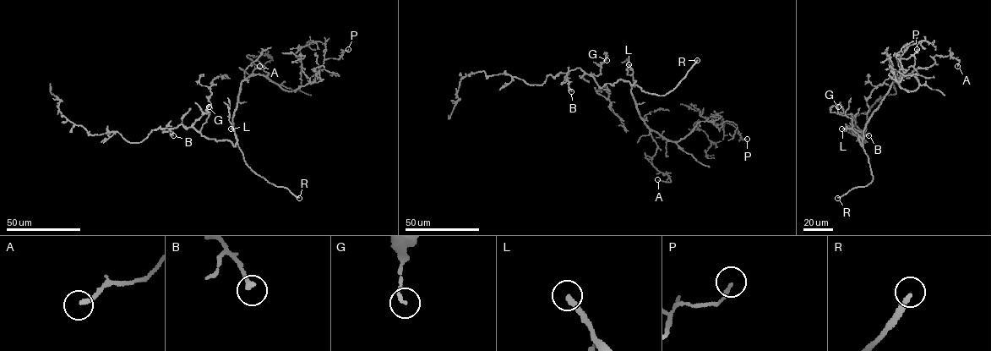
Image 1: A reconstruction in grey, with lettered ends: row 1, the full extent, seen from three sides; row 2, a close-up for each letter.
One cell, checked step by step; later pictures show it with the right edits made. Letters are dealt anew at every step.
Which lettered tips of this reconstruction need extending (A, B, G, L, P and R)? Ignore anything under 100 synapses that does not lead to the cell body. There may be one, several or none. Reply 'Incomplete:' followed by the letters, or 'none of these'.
Incomplete: L, R

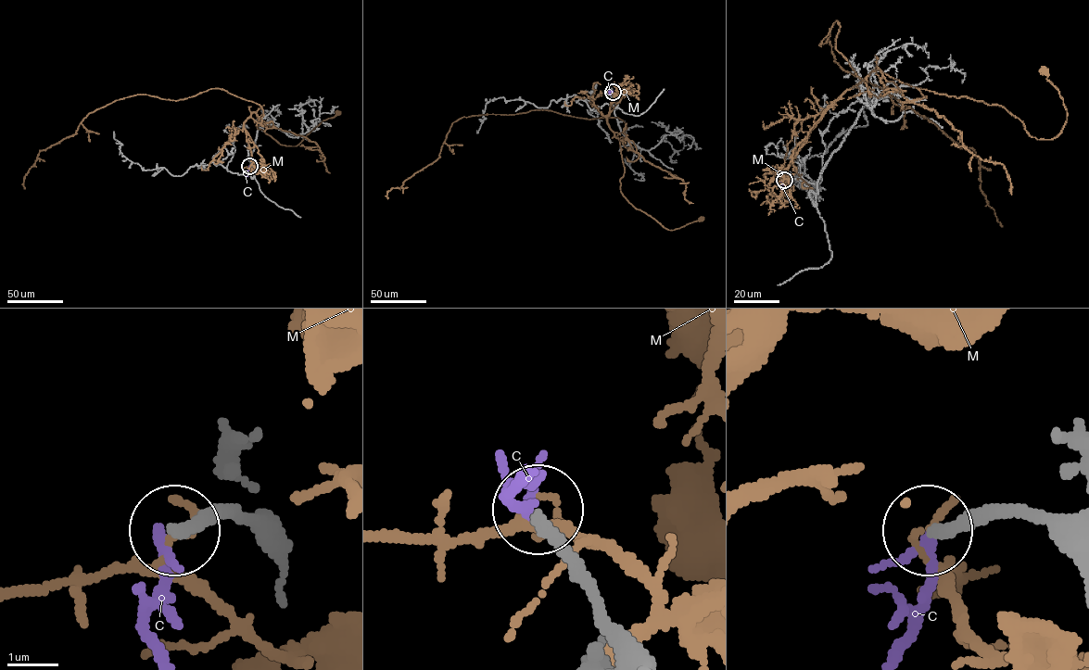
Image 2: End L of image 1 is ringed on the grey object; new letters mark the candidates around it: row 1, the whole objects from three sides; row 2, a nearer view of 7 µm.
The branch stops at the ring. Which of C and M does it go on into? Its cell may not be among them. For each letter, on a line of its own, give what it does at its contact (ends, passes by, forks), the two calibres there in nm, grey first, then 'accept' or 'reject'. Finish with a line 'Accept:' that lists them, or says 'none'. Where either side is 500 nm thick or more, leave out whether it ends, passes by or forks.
C: it passes by | 280/190 nm | reject
M: it ends | 320/150 nm | reject
Accept: none

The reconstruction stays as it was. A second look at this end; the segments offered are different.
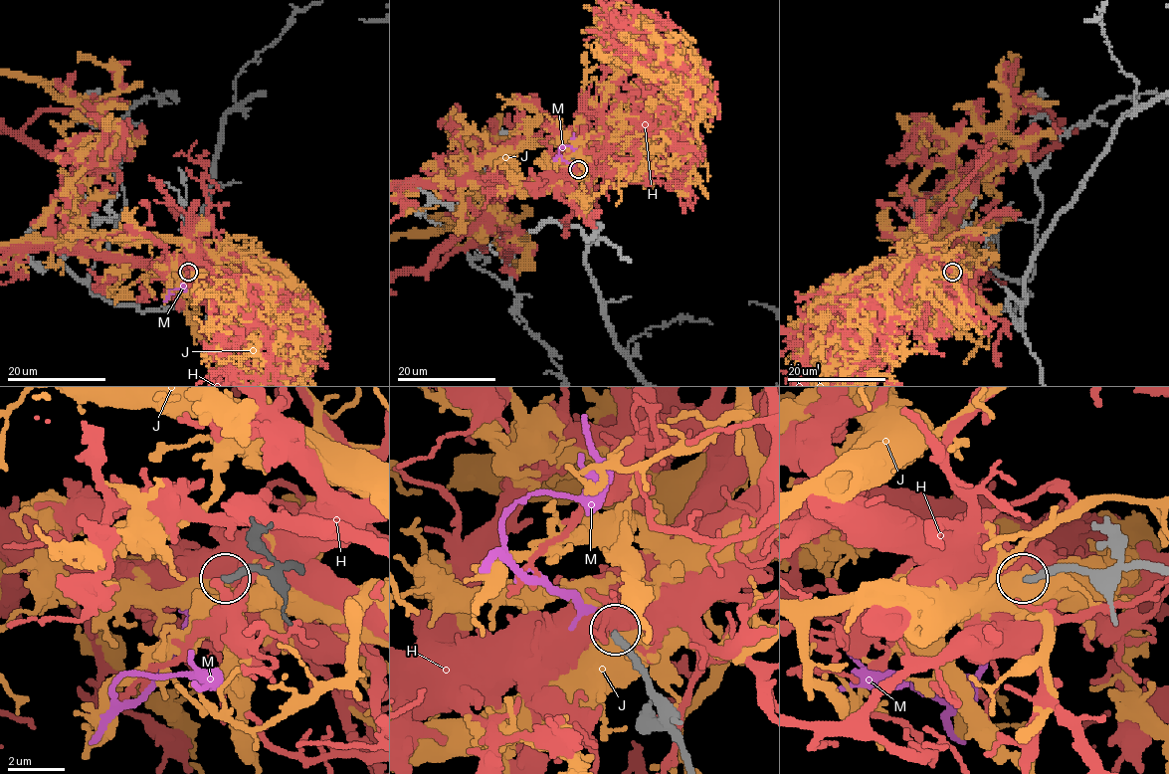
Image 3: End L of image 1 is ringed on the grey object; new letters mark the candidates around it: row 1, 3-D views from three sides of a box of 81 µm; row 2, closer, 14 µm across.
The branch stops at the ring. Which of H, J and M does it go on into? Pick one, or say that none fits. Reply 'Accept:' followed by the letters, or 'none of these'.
Accept: M

